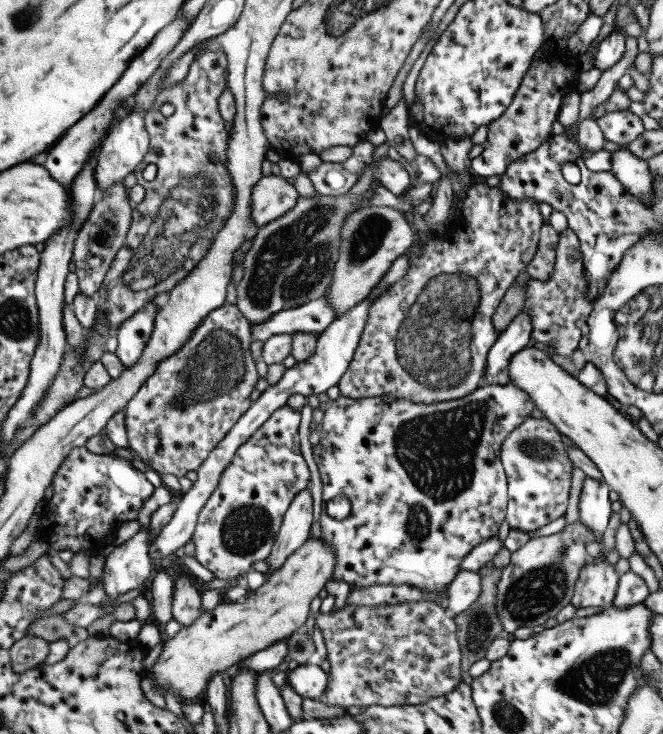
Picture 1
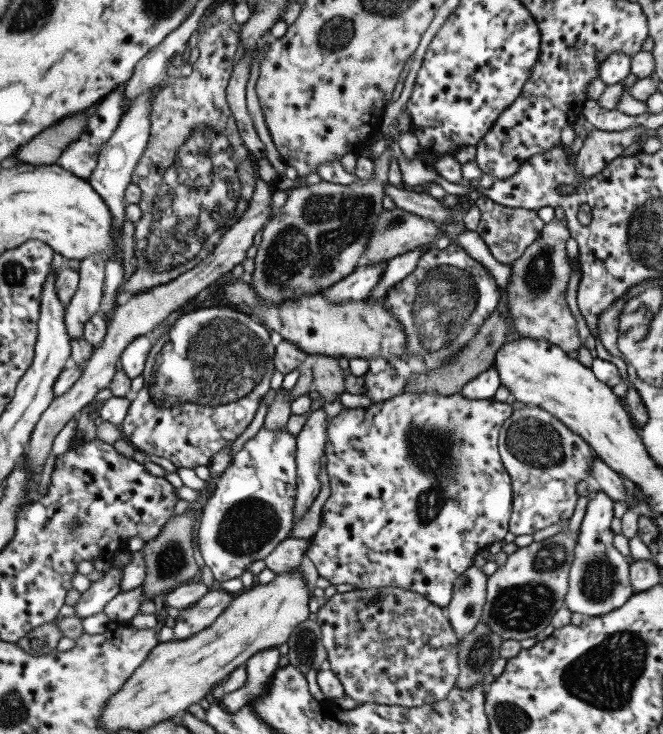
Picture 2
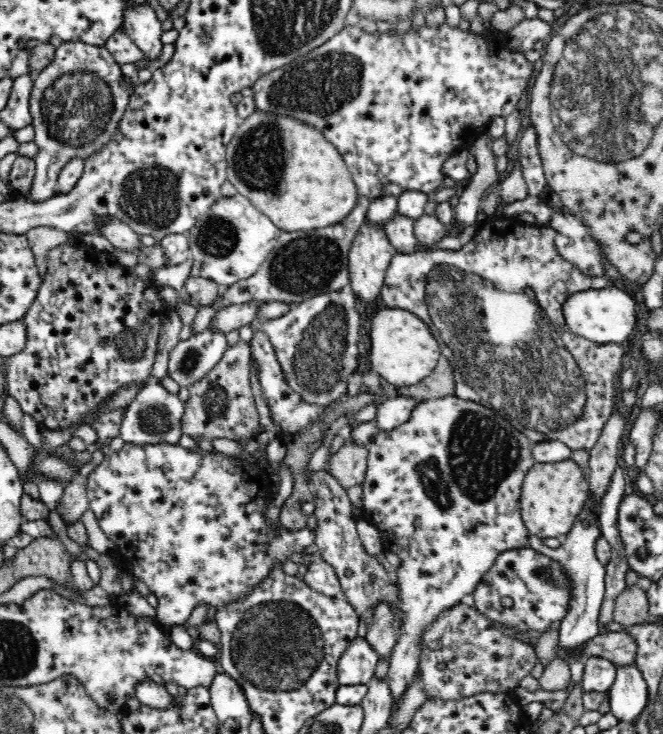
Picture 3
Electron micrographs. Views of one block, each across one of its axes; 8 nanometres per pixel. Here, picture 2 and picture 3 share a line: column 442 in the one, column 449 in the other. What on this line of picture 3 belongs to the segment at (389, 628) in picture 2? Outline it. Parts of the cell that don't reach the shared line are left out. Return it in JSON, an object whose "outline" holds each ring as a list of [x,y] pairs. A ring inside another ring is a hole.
{"outline":[[[462,603],[445,609],[424,630],[420,647],[418,683],[429,699],[434,700],[462,700],[483,692],[512,692],[539,662],[534,646],[502,634],[489,617],[478,615],[476,608]]]}

